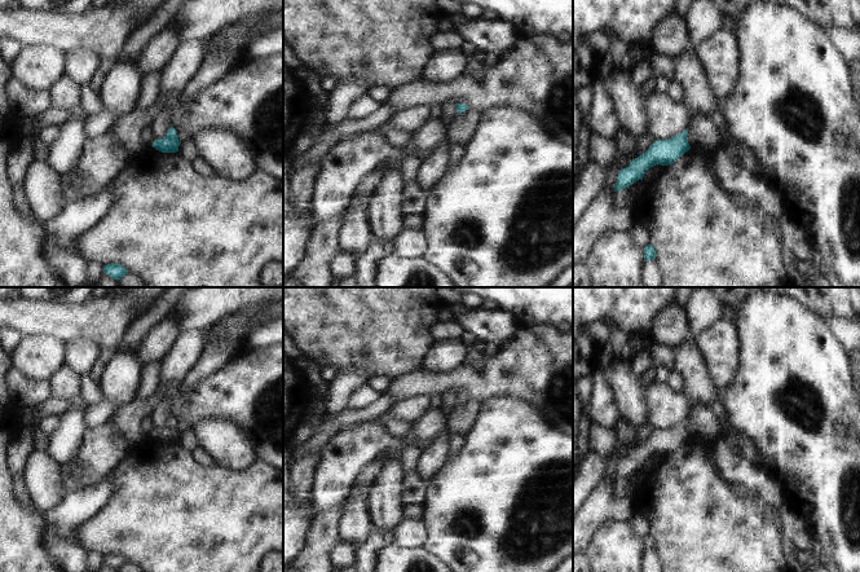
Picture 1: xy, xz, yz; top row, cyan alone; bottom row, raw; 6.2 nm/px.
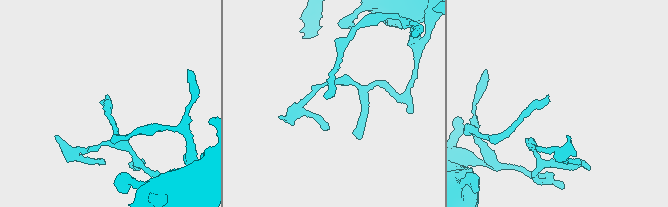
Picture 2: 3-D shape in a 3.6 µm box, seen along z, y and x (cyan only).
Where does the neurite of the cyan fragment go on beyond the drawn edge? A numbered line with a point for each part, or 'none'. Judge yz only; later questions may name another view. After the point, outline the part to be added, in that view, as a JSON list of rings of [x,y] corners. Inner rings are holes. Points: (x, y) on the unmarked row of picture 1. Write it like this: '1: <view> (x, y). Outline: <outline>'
none.

